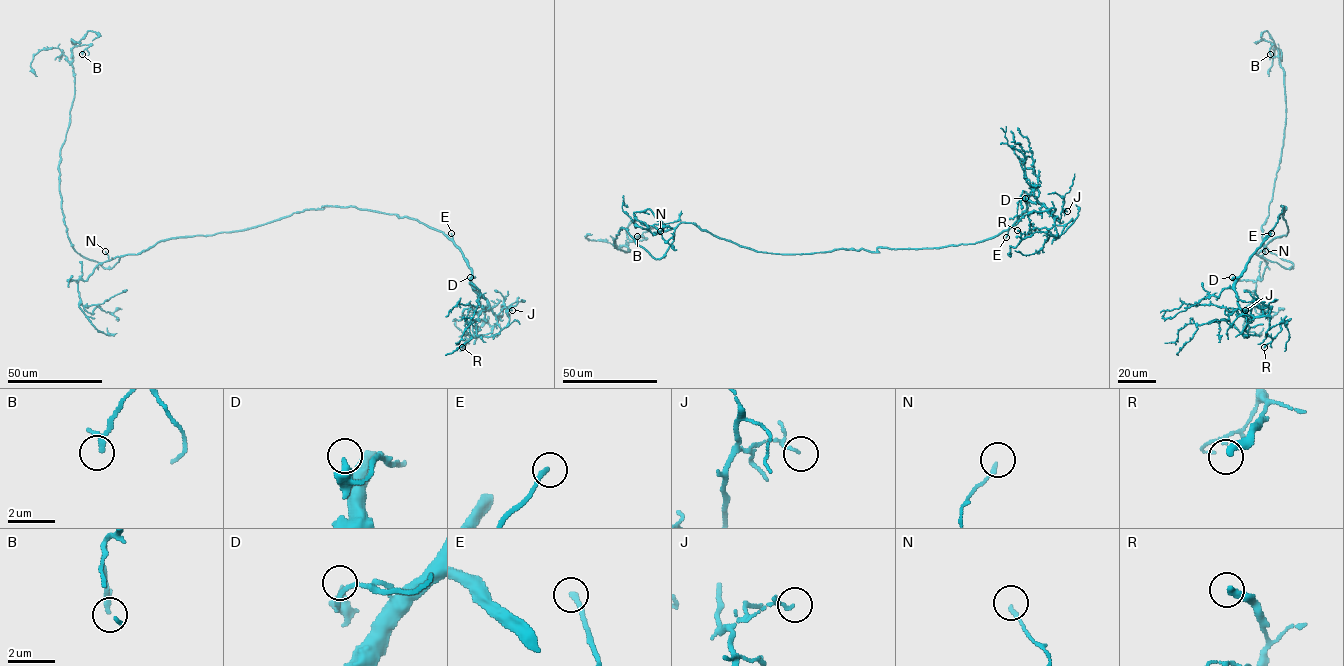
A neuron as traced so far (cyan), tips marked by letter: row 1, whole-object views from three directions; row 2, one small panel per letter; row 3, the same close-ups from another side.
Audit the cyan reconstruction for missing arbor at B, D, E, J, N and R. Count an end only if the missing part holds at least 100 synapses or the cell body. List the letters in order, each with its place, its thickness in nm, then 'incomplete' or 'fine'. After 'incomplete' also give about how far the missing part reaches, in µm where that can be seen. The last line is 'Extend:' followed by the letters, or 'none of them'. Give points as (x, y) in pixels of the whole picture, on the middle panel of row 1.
B: place (637, 236); calibre 240 nm; fine
D: place (1025, 198); calibre 280 nm; fine
E: place (1006, 237); calibre 220 nm; incomplete; missing 80 µm
J: place (1067, 211); calibre 80 nm; fine
N: place (660, 231); calibre 160 nm; fine
R: place (1017, 230); calibre 320 nm; fine
Extend: E

